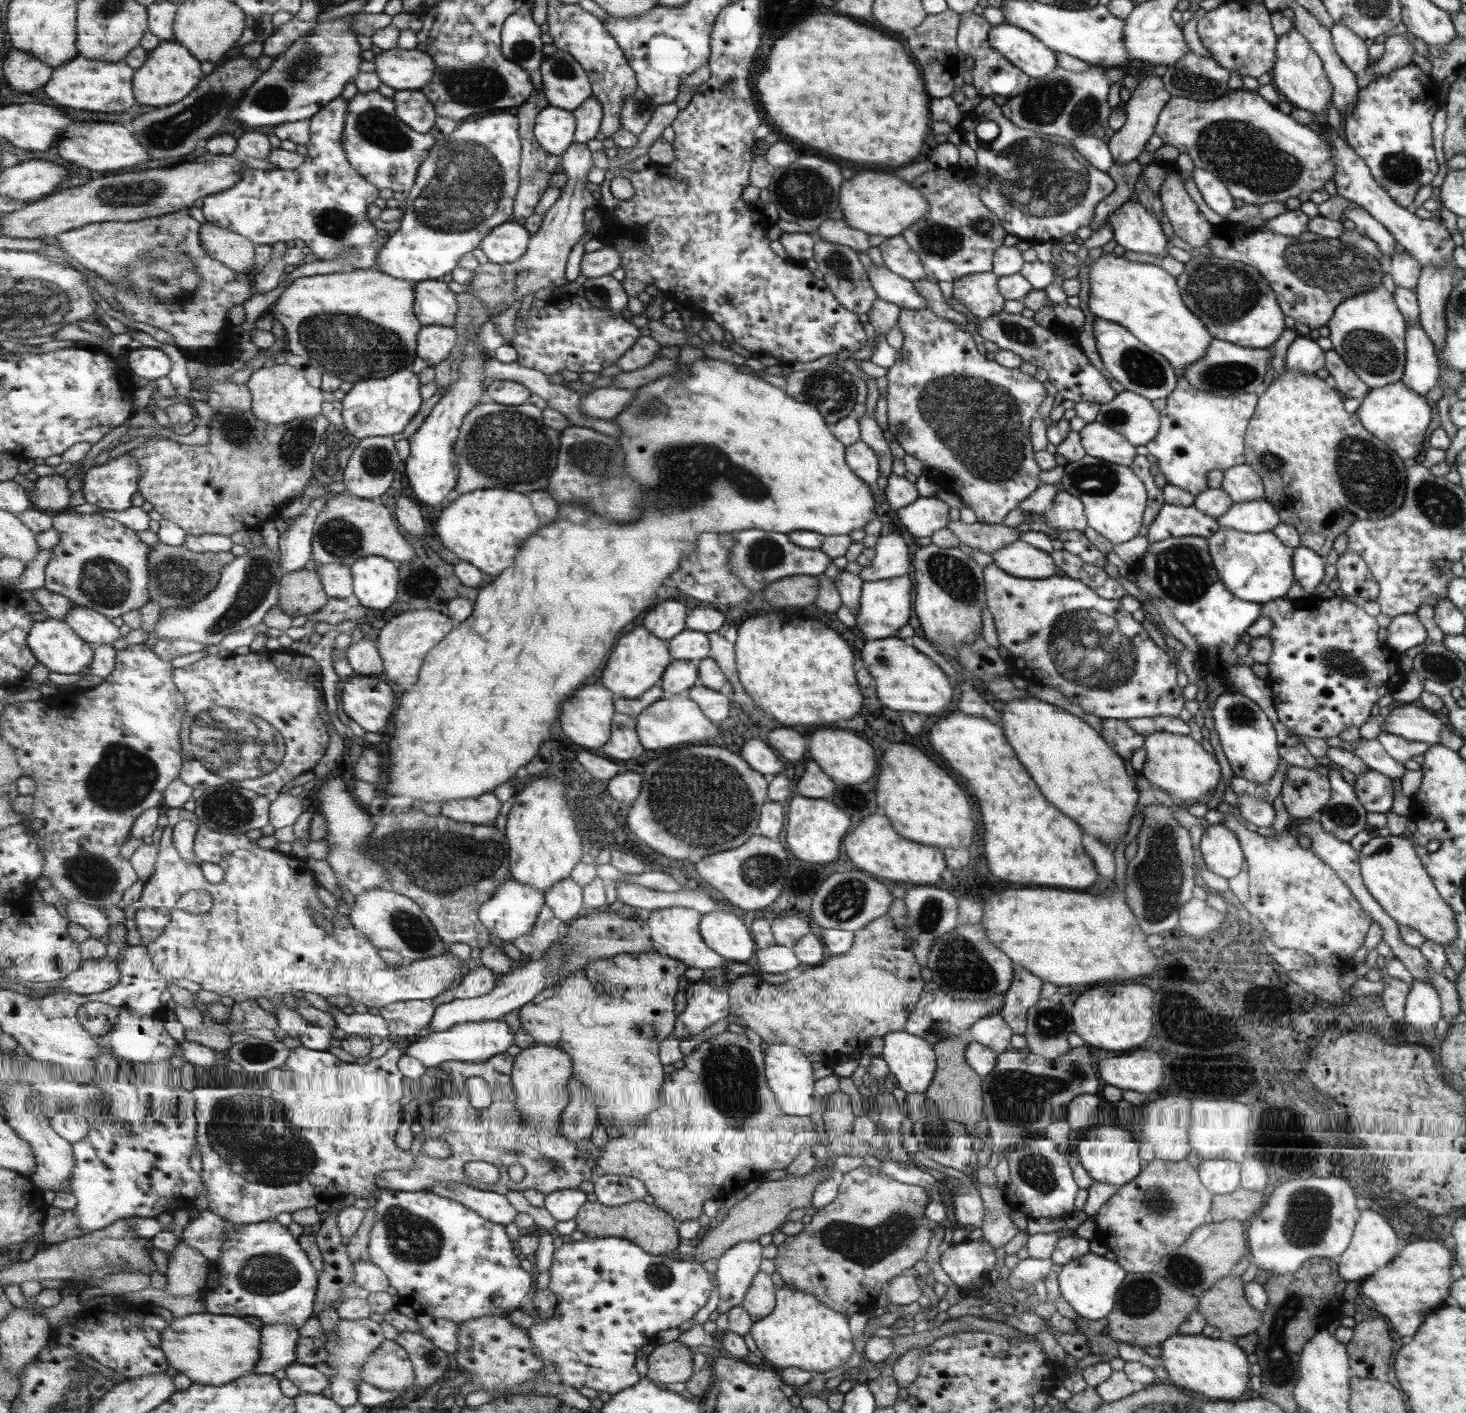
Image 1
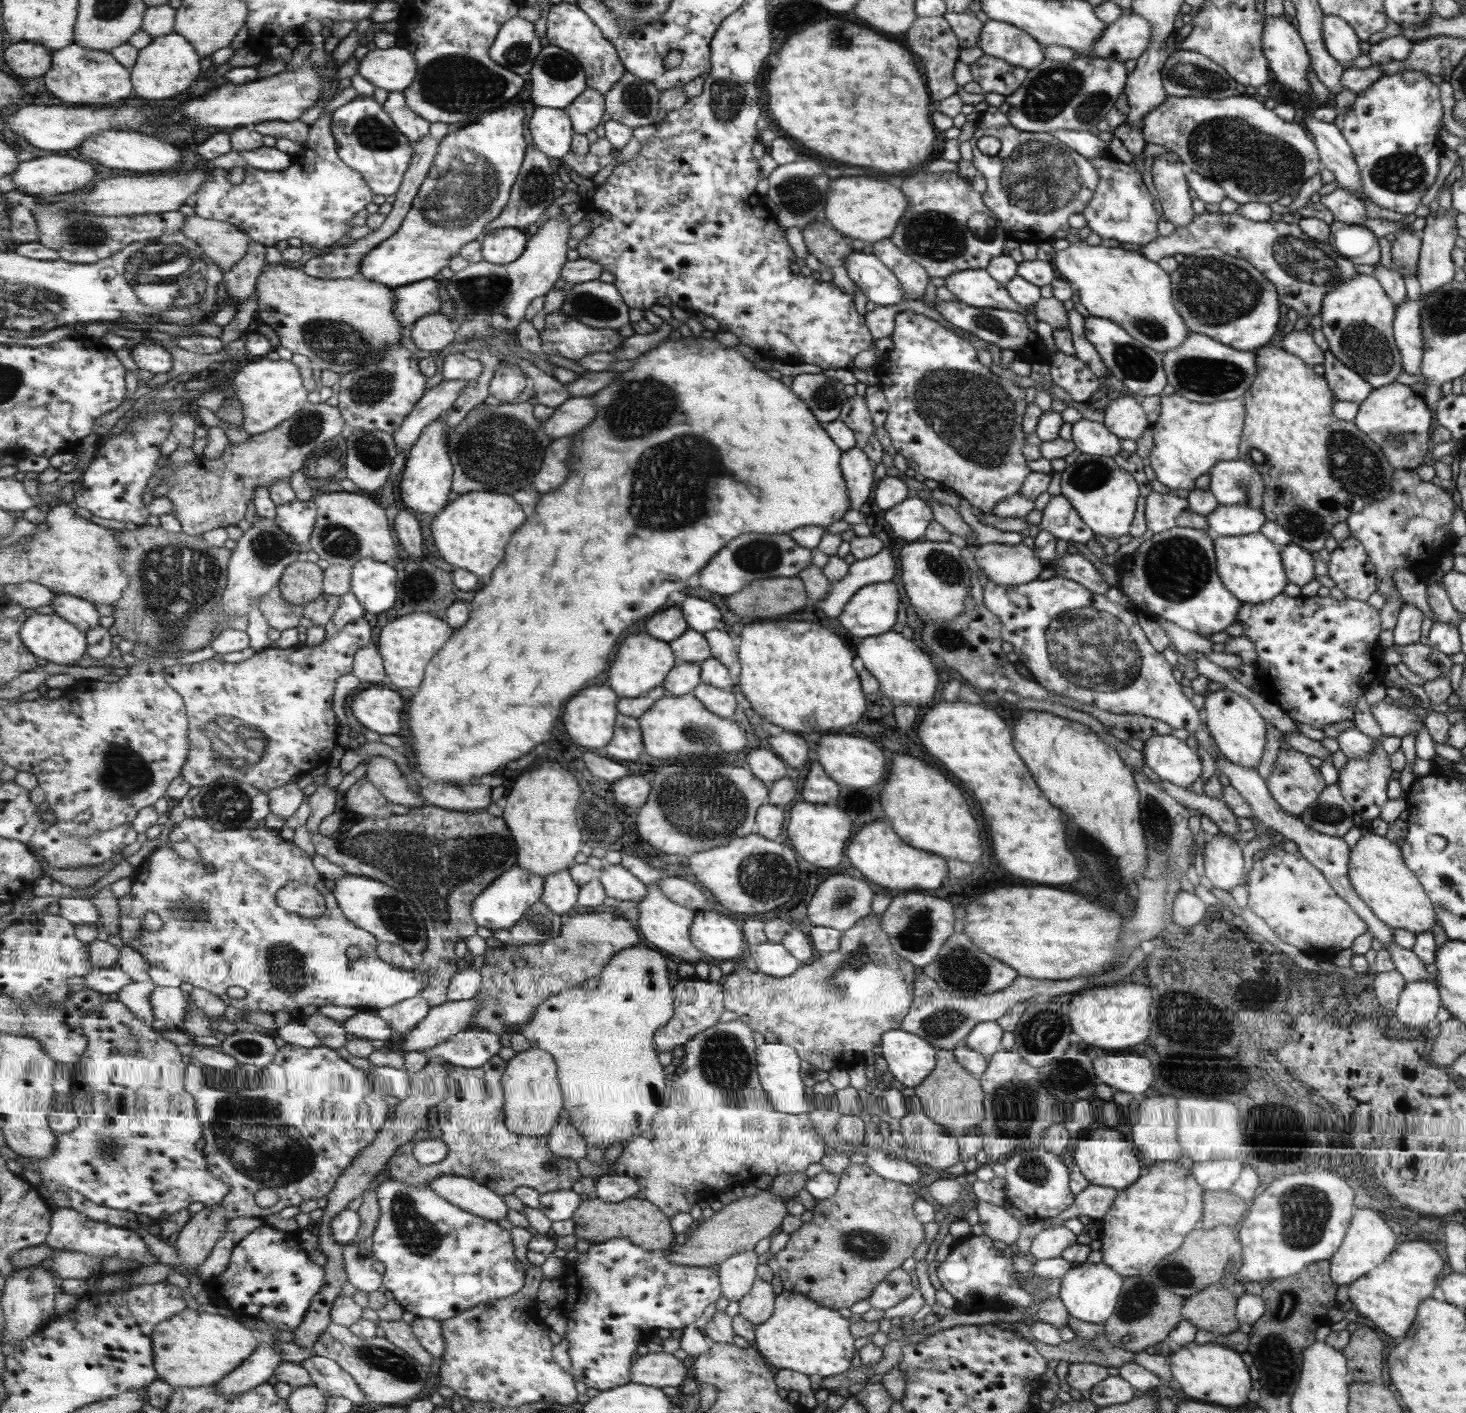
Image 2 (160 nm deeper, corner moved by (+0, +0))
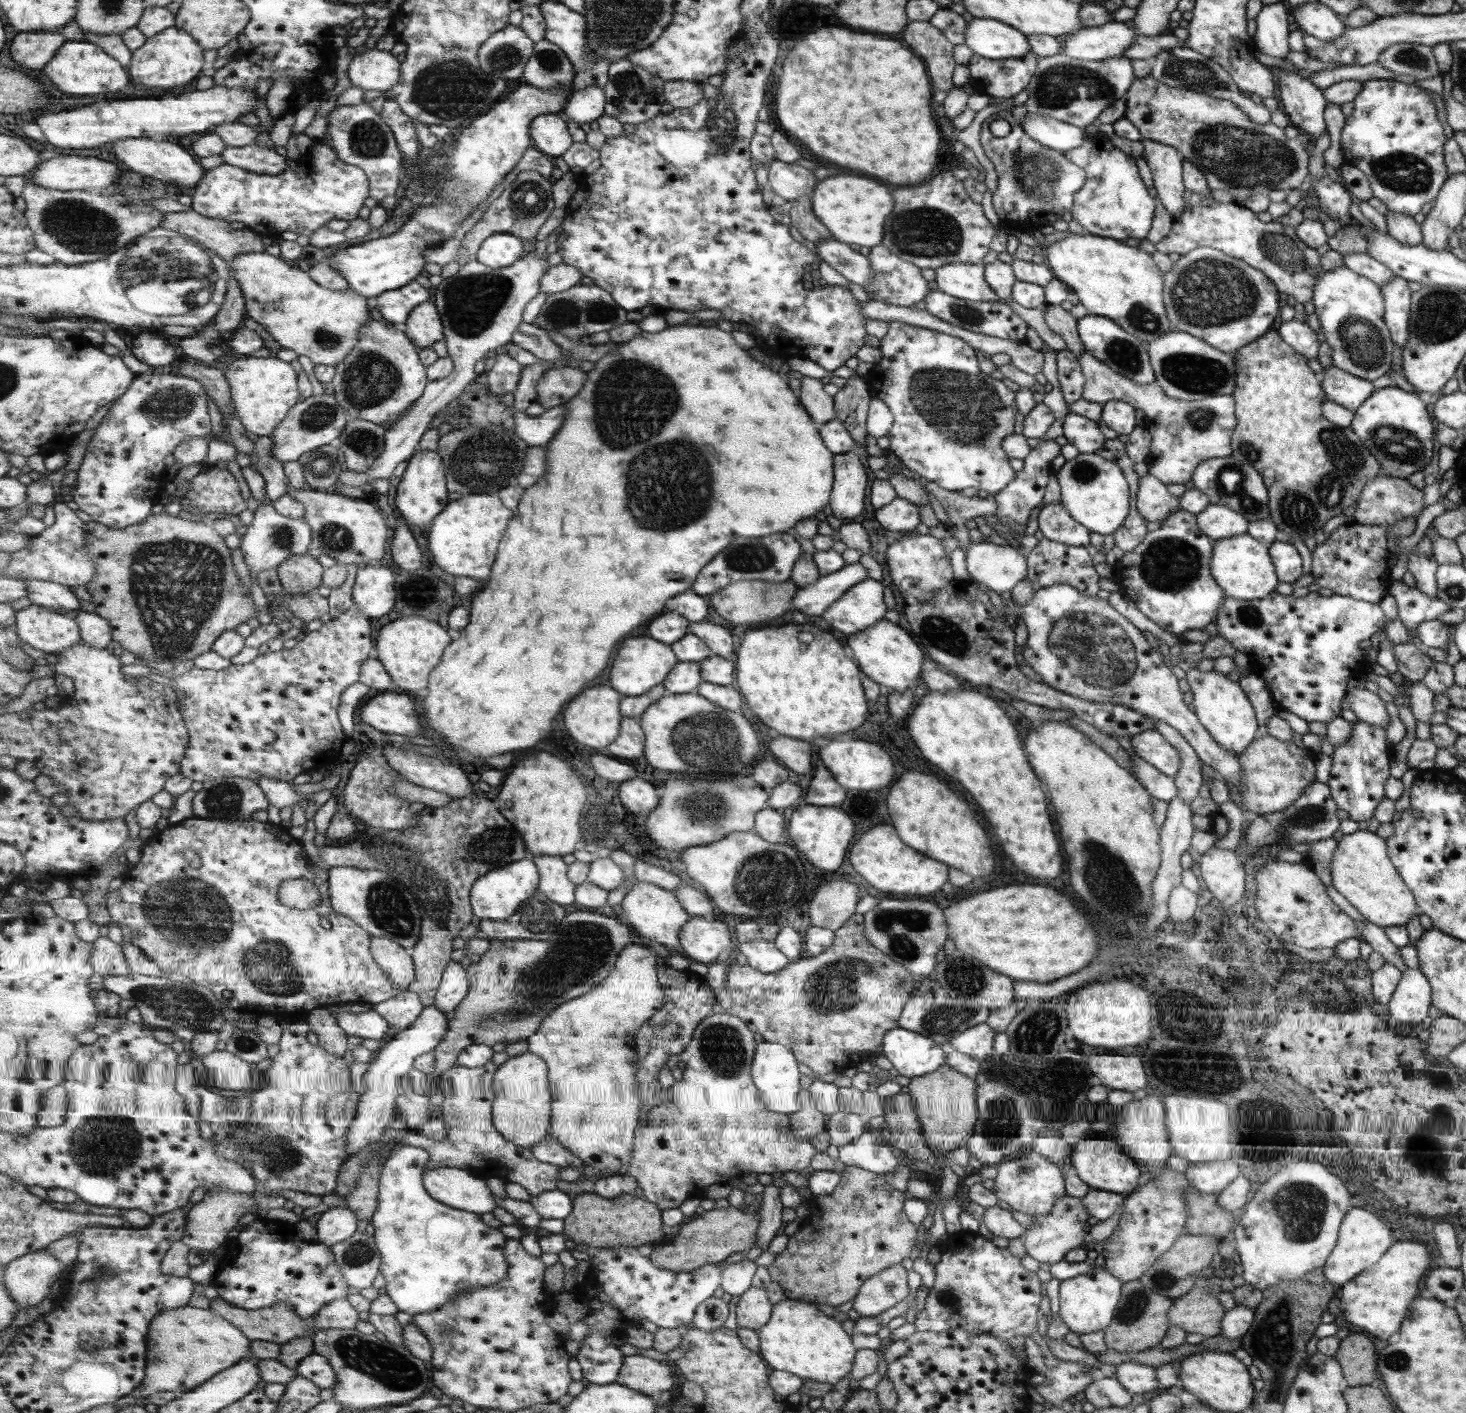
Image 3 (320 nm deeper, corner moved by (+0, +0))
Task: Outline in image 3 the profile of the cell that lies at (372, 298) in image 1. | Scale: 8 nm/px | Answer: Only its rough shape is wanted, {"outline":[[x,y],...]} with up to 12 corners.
{"outline":[[266,251],[230,265],[246,316],[315,365],[341,364],[374,300]]}

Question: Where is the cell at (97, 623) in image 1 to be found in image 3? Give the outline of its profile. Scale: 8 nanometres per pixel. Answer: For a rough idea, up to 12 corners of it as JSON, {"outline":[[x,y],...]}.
{"outline":[[24,580],[32,605],[83,612],[69,587]]}

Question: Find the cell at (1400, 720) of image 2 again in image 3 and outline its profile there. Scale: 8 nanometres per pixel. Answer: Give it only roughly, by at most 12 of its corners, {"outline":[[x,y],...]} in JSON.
{"outline":[[1364,688],[1346,690],[1342,700],[1358,721],[1387,726],[1385,705]]}

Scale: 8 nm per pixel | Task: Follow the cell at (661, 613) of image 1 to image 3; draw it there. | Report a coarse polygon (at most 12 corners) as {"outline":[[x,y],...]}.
{"outline":[[677,611],[658,616],[649,636],[663,644],[679,642],[692,623]]}

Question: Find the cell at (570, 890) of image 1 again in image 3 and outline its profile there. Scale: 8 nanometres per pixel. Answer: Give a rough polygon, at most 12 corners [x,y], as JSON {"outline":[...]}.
{"outline":[[535,856],[539,891],[561,906],[576,902],[569,864],[559,856]]}

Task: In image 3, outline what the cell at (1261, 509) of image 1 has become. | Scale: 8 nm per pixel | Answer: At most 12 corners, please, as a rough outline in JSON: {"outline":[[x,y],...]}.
{"outline":[[1207,503],[1196,516],[1212,542],[1242,535],[1245,516]]}

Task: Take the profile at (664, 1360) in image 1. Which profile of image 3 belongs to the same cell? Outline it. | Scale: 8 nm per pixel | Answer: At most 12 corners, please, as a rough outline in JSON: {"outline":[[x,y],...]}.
{"outline":[[623,1359],[616,1382],[651,1397],[675,1386],[669,1364]]}

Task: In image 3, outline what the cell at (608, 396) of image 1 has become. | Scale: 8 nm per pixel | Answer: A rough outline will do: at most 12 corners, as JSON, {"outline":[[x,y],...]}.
{"outline":[[566,408],[538,417],[514,416],[517,436],[531,447],[545,447],[561,428]]}

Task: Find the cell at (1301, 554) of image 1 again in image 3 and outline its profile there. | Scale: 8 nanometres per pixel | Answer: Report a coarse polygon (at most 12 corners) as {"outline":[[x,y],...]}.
{"outline":[[1278,538],[1267,548],[1278,582],[1295,583],[1302,561],[1294,546]]}

